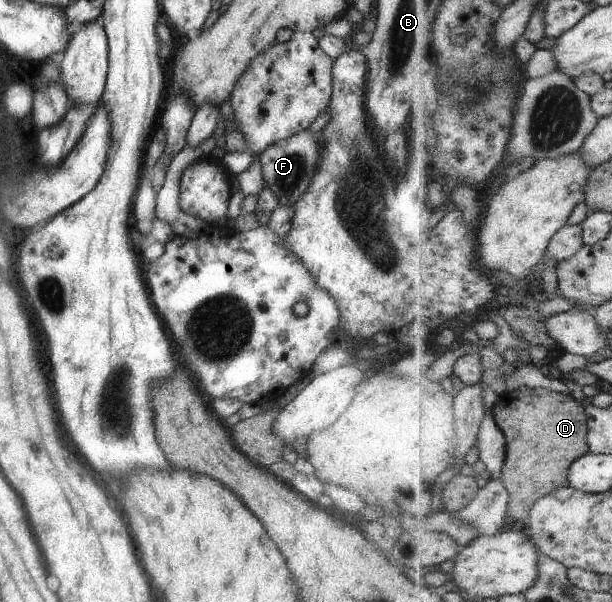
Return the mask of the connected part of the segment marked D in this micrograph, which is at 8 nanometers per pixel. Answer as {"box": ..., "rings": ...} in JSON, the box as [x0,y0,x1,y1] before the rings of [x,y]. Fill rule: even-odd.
{"box":[491,386,590,525],"rings":[[[521,386],[497,396],[491,414],[506,437],[506,462],[501,478],[510,493],[508,515],[527,525],[536,501],[552,491],[569,487],[569,468],[590,452],[588,411],[564,389]]]}

